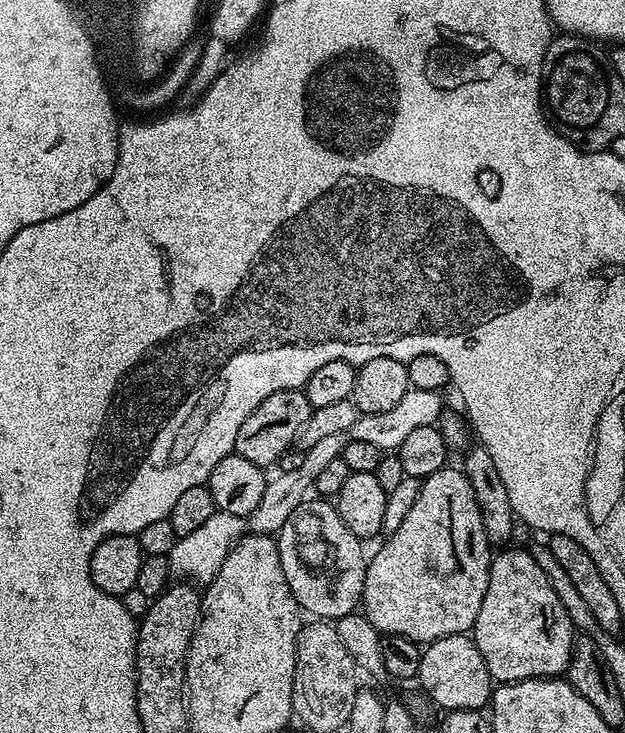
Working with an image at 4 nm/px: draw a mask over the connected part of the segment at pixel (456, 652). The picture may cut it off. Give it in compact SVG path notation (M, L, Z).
M468 634L438 638L424 648L418 684L424 687L425 694L438 707L444 708L443 710L448 712L458 710L475 712L487 709L494 687L490 670L486 670L486 662L482 658L482 654L478 654L478 646Z

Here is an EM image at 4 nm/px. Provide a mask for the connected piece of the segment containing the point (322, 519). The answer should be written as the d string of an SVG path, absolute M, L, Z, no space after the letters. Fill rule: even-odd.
M309 498L286 518L286 526L282 526L278 535L275 537L278 546L278 554L282 562L282 574L286 574L286 582L294 594L294 598L300 604L309 617L319 618L321 621L337 622L343 616L348 616L352 611L357 611L361 603L360 595L366 582L366 570L368 569L368 560L361 537L355 536L350 531L346 522L336 512L335 503L329 502L324 498Z

